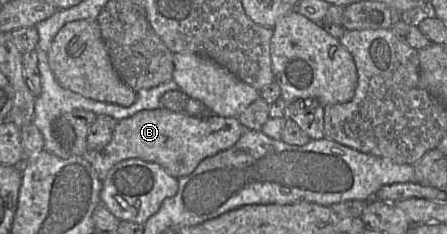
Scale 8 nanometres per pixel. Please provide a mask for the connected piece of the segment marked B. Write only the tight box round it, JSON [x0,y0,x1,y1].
[89,108,244,180]

